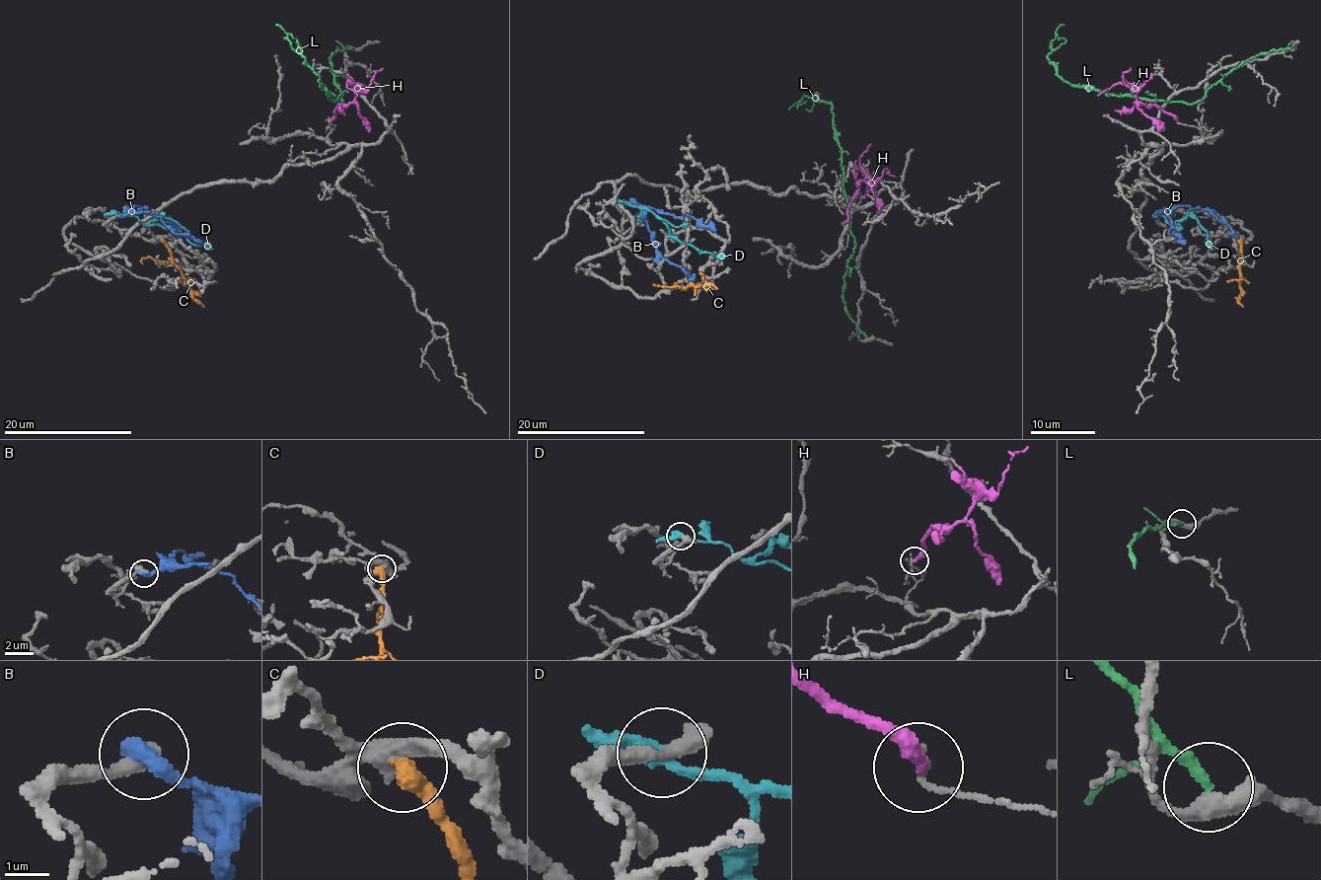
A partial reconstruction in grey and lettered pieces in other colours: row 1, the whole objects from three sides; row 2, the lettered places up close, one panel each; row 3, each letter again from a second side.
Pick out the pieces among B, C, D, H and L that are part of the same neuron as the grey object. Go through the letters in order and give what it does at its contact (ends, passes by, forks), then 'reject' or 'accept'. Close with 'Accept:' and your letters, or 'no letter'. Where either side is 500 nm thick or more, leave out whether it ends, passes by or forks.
B: it ends there; reject
C: reject
D: it passes by; reject
H: it ends there; reject
L: it ends there; reject
Accept: no letter

